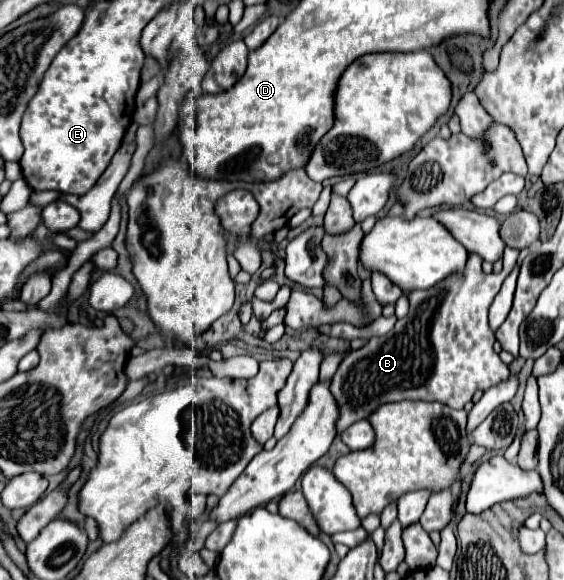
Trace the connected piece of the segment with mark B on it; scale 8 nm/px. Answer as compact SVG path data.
M470 254L468 268L460 276L450 276L450 280L444 280L444 284L436 284L436 288L428 288L428 292L410 292L410 312L406 318L396 322L392 332L380 338L370 338L358 350L348 350L330 380L330 392L340 410L340 416L336 420L338 436L354 422L372 416L382 404L424 400L442 402L450 408L464 408L464 404L472 400L476 390L488 390L490 386L508 378L510 368L494 352L492 346L496 338L488 326L488 308L499 292L504 278L504 270L500 274L484 274L480 258Z

